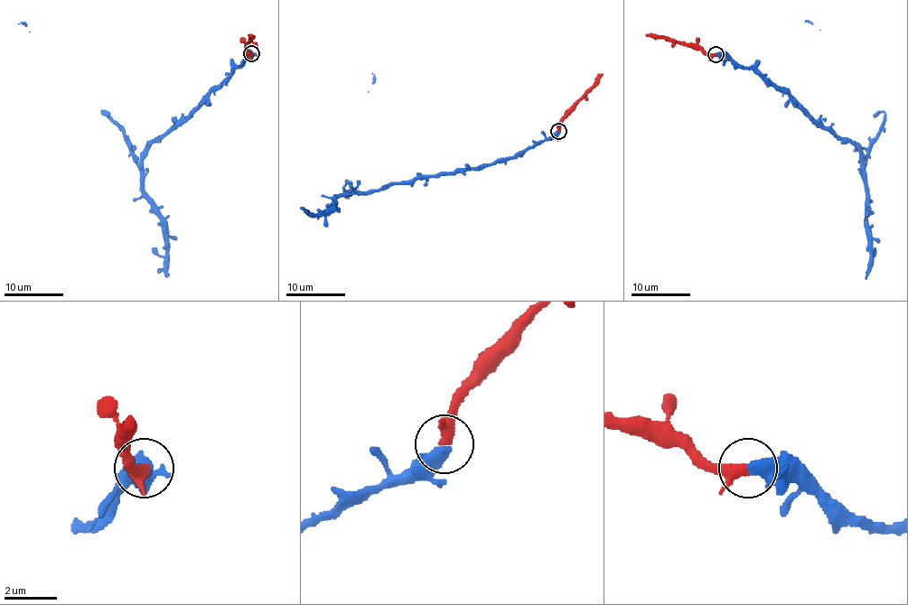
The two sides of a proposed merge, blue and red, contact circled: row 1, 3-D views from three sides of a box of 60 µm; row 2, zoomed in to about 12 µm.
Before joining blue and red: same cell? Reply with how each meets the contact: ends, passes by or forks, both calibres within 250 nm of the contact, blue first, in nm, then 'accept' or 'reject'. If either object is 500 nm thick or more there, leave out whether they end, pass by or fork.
500 nm thick on the blue side, 320 nm on the other; accept

